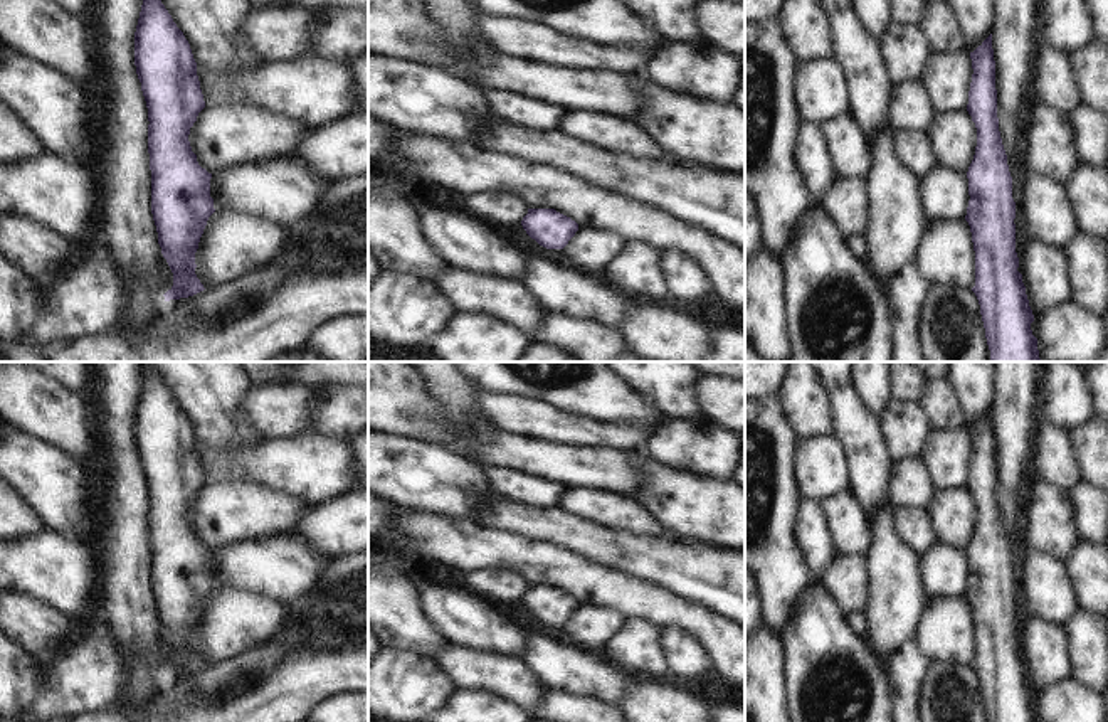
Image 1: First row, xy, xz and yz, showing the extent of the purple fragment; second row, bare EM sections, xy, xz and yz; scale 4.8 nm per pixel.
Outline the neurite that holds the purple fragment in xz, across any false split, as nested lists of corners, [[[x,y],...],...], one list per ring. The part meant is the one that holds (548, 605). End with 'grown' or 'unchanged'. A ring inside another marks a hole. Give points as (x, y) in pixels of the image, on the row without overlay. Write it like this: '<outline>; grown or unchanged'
[[[528,586],[521,597],[526,611],[546,626],[563,626],[578,608],[578,601],[555,586]]]; unchanged

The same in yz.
[[[992,411],[970,429],[970,436],[973,451],[967,488],[977,505],[975,532],[967,549],[970,577],[965,592],[975,628],[975,663],[972,668],[980,682],[987,722],[1037,722],[1037,715],[1031,707],[1034,692],[1029,683],[1022,651],[1017,648],[1016,579],[1012,576],[1012,554],[1007,532],[999,508]]]; unchanged

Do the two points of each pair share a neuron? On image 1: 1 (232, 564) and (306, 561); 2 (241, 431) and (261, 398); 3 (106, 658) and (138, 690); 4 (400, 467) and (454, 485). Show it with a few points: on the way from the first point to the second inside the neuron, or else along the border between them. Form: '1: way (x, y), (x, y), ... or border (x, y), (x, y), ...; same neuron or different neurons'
1: way (251, 564), (288, 564); same neuron
2: border (251, 386), (242, 399), (241, 414), (264, 436); different neurons
3: border (111, 638), (121, 667), (115, 704); different neurons
4: way (414, 475), (441, 483); same neuron

